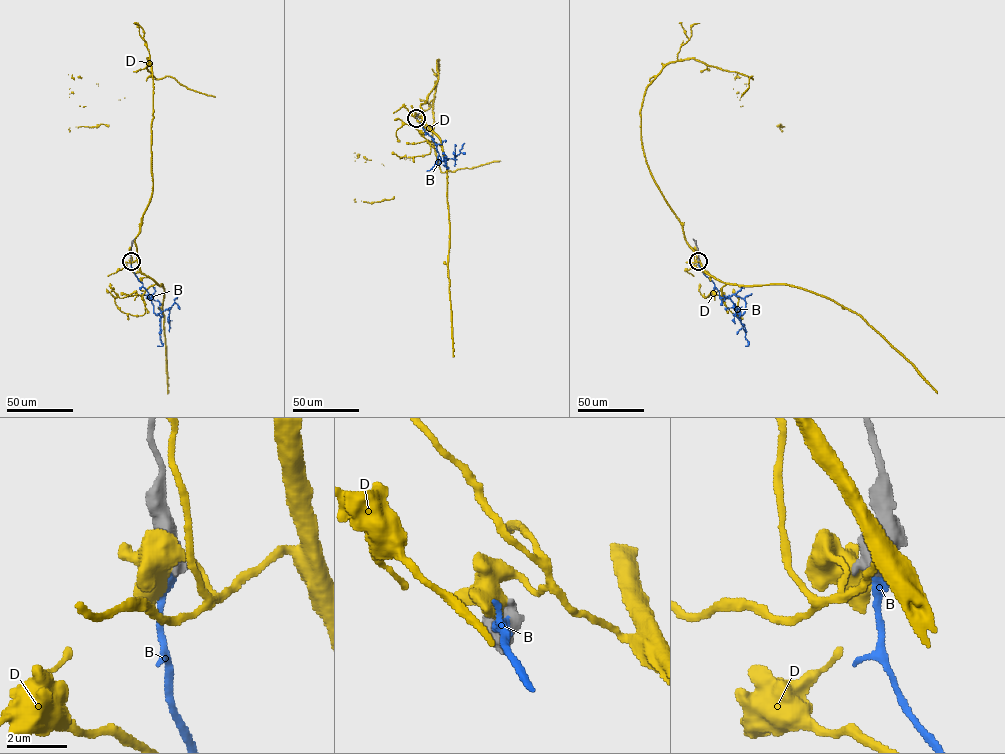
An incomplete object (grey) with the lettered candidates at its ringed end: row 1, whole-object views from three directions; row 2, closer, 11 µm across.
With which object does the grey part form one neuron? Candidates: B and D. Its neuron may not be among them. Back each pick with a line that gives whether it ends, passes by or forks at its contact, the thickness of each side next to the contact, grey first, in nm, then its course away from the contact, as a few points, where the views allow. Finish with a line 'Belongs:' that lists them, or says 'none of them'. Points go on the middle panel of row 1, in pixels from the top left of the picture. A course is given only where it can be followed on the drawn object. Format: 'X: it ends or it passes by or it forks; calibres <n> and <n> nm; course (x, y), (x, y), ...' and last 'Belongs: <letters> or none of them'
B: it ends; calibres 650 and 360 nm; course (416, 118), (434, 139), (437, 165), (447, 159), (445, 165), (448, 168), (443, 164)
Belongs: B

